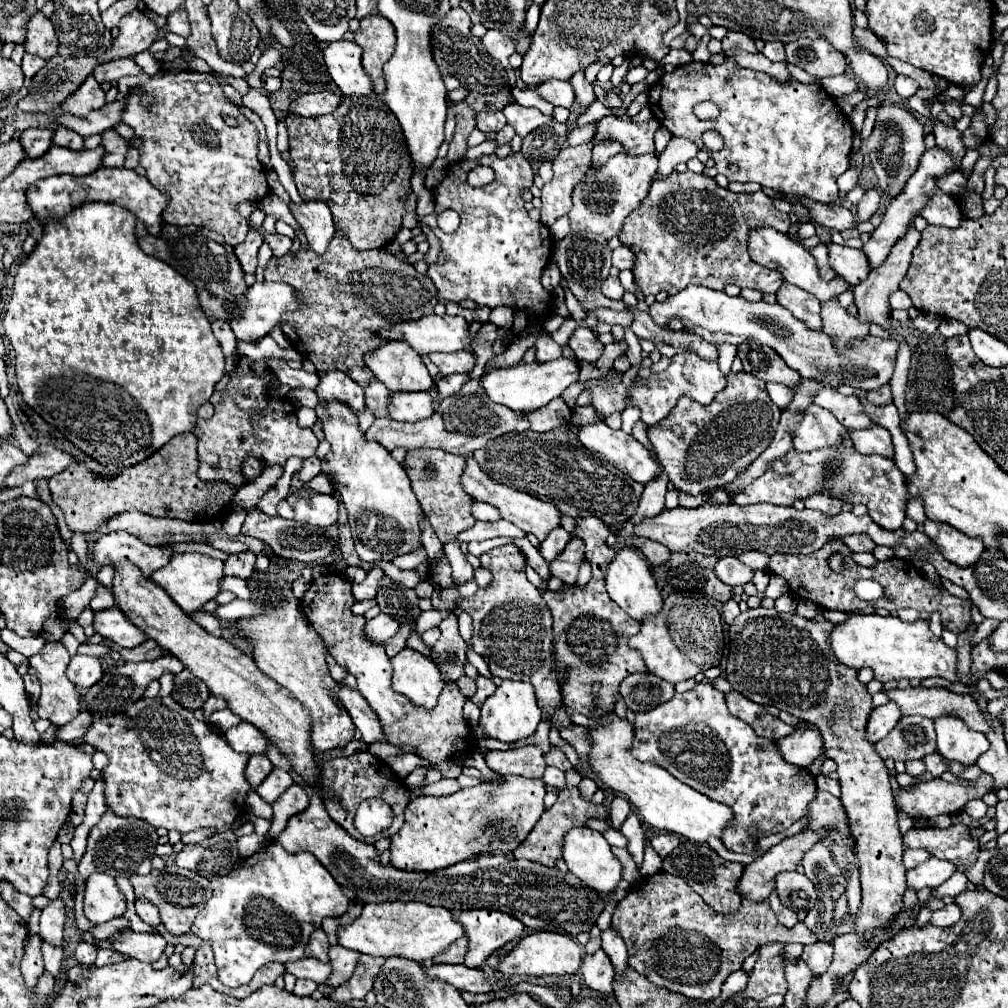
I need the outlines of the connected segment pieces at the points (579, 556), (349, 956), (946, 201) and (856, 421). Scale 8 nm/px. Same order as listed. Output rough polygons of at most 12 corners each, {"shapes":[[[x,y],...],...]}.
{"shapes":[[[572,538],[550,574],[574,586],[584,562],[584,542]],[[340,944],[330,948],[328,986],[348,982],[360,952]],[[940,192],[920,216],[928,224],[956,228],[958,200]],[[824,388],[814,402],[852,430],[876,426],[858,396]]]}

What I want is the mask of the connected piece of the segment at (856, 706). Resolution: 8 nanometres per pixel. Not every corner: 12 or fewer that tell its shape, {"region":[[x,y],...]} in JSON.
{"region":[[774,608],[730,626],[726,680],[814,724],[838,764],[872,936],[902,906],[890,772],[872,696],[834,624]]}

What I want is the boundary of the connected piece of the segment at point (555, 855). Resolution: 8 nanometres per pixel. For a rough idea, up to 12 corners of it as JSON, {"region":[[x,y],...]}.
{"region":[[566,770],[558,802],[542,814],[516,858],[554,868],[568,830],[606,808],[580,796],[580,774]]}

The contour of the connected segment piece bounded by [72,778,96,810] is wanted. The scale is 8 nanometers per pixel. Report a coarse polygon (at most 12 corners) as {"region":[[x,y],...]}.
{"region":[[88,778],[84,786],[74,794],[74,810],[84,810],[88,802],[94,778]]}

